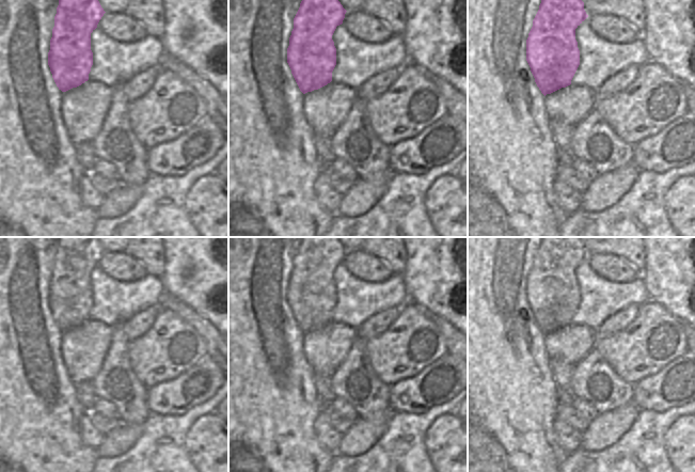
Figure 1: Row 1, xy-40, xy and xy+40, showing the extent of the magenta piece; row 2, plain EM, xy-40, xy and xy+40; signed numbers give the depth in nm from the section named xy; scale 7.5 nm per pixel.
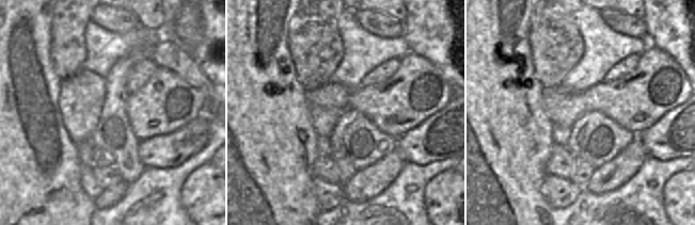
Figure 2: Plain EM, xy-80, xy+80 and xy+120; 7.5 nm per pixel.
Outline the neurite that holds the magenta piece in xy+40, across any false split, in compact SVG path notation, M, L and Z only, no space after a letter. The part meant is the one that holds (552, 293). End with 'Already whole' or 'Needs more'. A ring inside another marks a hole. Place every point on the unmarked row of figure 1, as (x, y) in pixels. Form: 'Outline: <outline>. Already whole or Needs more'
Outline: M542 237L526 279L526 300L546 335L571 324L580 304L575 268L588 256L579 237Z. Already whole.

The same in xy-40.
Outline: M59 237L48 304L62 331L89 319L93 304L91 272L105 252L97 237Z. Already whole.

